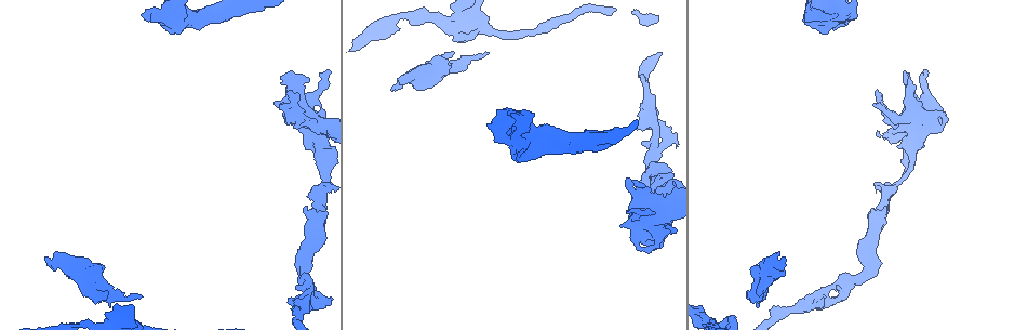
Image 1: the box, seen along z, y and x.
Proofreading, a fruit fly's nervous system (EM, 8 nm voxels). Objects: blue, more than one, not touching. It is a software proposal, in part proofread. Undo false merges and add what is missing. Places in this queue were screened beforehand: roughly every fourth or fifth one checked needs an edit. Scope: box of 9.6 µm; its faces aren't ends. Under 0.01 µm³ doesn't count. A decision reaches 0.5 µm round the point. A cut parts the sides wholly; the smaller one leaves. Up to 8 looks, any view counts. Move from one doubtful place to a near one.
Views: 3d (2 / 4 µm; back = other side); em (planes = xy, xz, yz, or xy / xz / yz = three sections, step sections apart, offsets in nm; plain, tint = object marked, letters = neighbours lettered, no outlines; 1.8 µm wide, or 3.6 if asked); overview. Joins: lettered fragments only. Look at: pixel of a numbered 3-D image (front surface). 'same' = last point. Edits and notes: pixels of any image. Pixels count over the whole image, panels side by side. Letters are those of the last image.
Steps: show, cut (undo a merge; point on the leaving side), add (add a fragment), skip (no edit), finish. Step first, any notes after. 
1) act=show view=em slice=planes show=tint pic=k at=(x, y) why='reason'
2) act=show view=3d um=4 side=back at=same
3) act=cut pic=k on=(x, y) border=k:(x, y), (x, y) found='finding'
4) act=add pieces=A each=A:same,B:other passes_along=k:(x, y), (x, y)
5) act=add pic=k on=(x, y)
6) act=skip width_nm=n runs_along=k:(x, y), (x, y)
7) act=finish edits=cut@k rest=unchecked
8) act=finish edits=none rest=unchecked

act=show view=em um=3.6 slice=xy step=4 show=letters pic=1 at=(197, 17) why='thick turns thin'

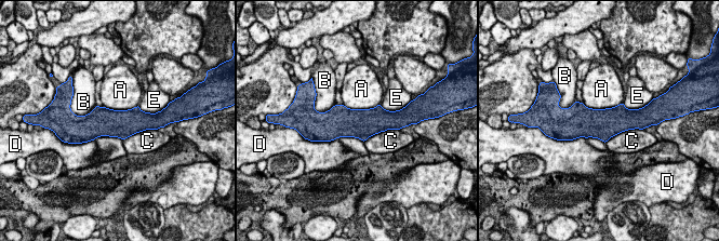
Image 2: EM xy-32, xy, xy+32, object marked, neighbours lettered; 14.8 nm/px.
act=skip width_nm=420 longest_contact=A:600nm each=A:other,B:other,C:other,D:other,E:other found='one neuron here'

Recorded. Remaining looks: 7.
act=show view=3d um=4 pic=1 at=(288, 93) why='an open end'

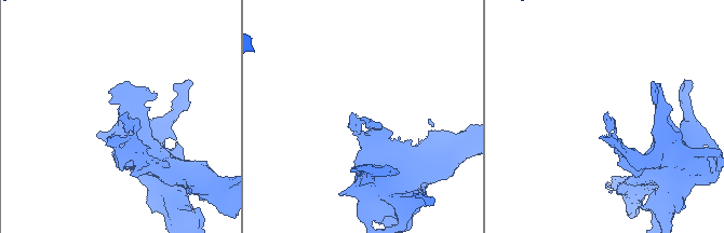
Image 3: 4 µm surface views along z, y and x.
act=show view=em slice=yz step=8 show=letters pic=3 at=(123, 117) why='shape alone is not enough'

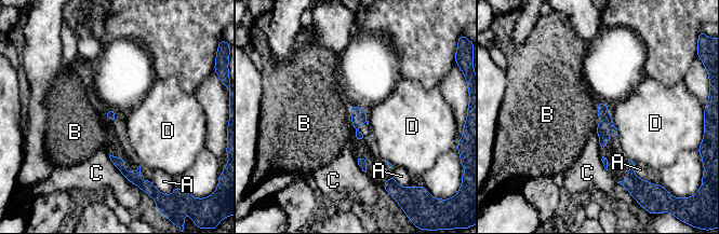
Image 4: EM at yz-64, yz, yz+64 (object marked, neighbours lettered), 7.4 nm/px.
act=show view=em slice=planes show=letters at=same why='cut it another way'

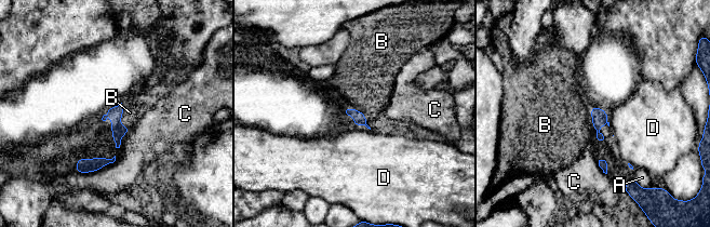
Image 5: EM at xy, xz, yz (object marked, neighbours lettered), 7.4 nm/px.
act=skip each=A:other,B:other,C:other,D:other found='none of them fits'

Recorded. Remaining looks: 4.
act=show view=em slice=planes show=letters pic=1 at=(105, 291)

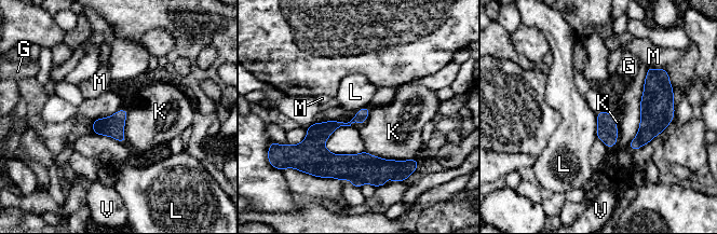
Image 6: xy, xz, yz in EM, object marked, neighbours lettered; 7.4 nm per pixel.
act=skip longest_contact=K:400nm each=G:other,K:other,L:other,M:other,V:other found='no lettered fragment goes on from it'

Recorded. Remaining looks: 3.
act=finish edits=none rest=unchecked

